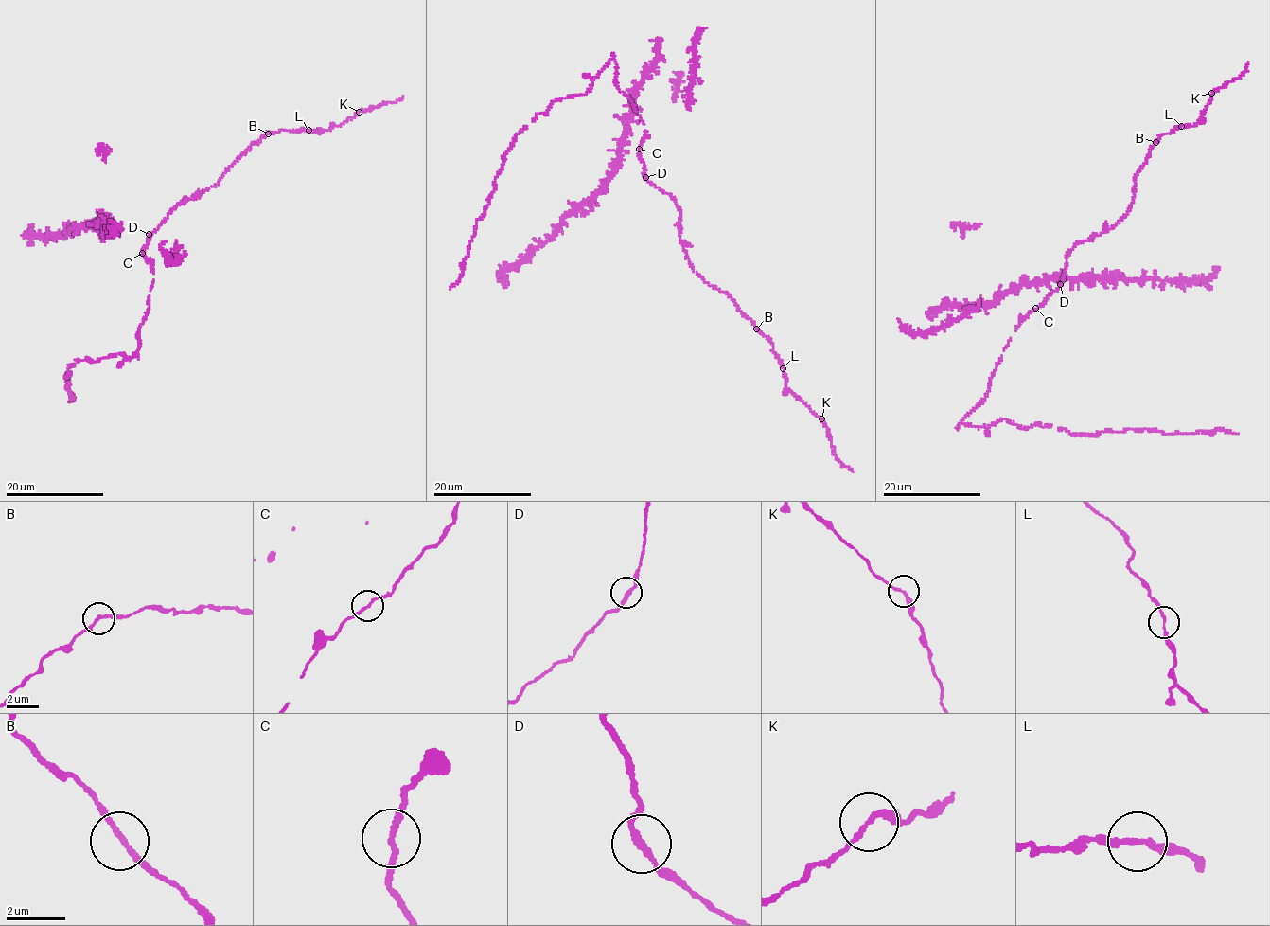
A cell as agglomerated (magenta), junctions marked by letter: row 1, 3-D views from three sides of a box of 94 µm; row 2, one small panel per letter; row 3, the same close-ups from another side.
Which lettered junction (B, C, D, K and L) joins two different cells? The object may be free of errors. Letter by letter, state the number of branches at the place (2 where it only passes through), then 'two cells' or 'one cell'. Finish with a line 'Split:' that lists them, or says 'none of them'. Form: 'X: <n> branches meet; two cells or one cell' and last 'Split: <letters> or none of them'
B: 2 branches meet; one cell
C: 2 branches meet; one cell
D: 2 branches meet; one cell
K: 2 branches meet; one cell
L: 2 branches meet; one cell
Split: none of them

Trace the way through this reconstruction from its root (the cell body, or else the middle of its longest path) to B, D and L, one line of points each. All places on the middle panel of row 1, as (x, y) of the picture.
B: (643, 140), (639, 157), (644, 174), (671, 197), (679, 211), (680, 242), (692, 271), (727, 293), (756, 329)
D: (643, 140), (639, 157), (645, 177)
L: (643, 140), (644, 174), (679, 211), (680, 242), (692, 271), (727, 293), (768, 339), (783, 367)

